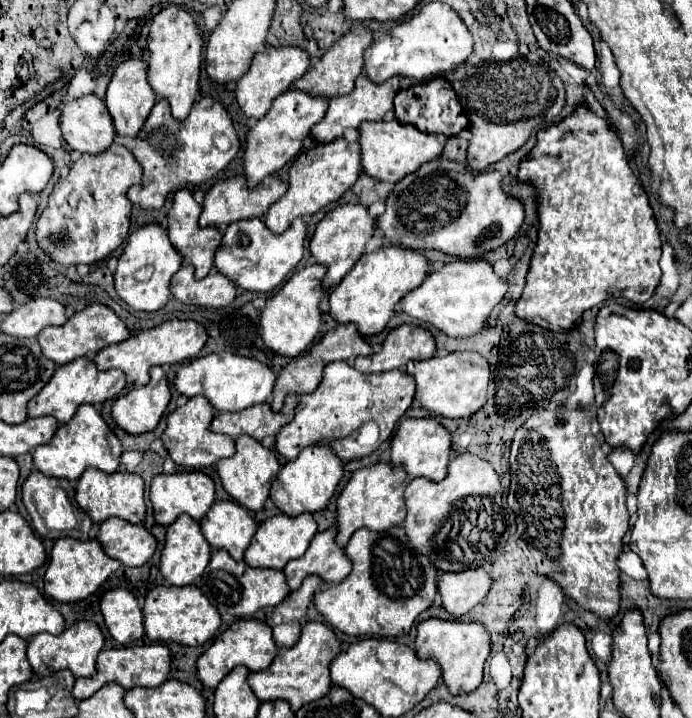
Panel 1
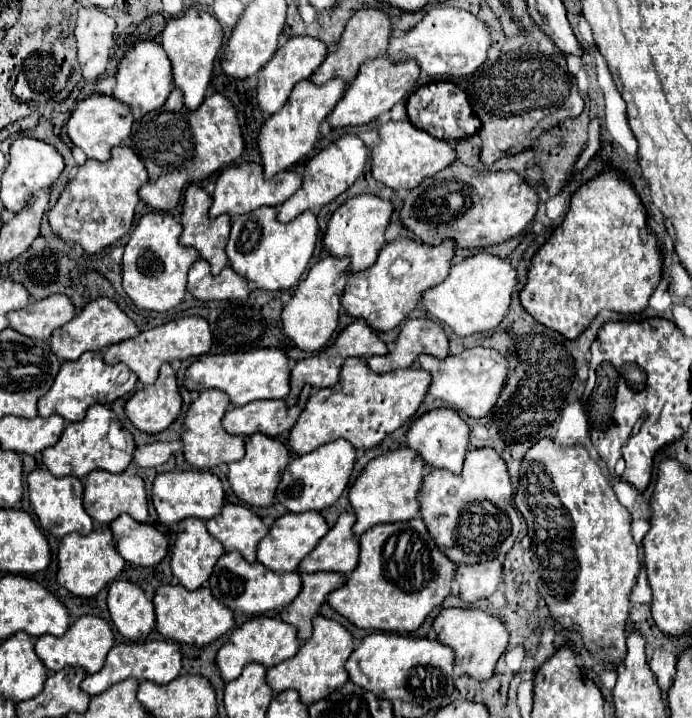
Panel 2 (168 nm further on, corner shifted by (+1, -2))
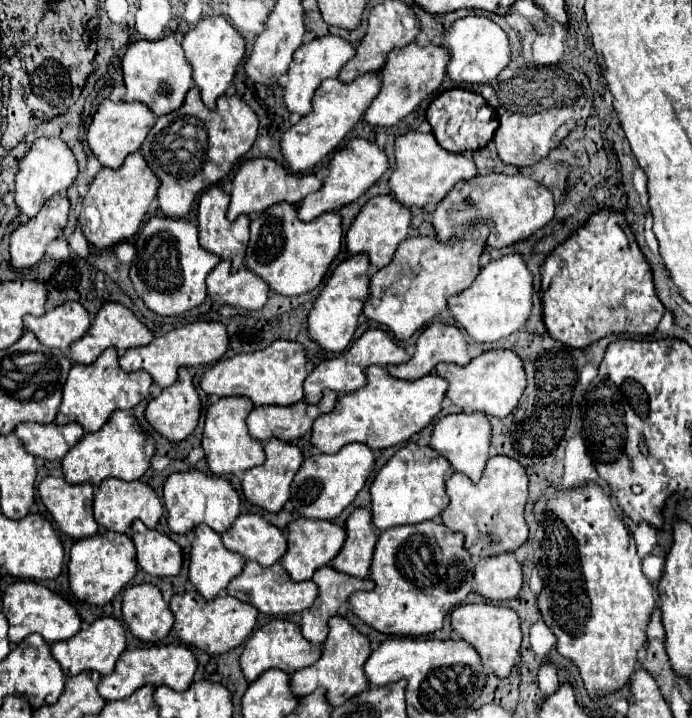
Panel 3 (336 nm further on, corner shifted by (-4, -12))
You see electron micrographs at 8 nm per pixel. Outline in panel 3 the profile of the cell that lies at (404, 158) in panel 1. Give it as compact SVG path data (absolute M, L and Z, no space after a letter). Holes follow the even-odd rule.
M409 132L395 138L395 170L389 178L389 188L393 198L403 206L423 208L427 204L437 204L459 180L469 180L475 174L473 158L441 148L431 132Z

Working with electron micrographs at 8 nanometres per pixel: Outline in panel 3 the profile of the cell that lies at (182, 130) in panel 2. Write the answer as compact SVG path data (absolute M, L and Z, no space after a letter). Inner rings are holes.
M191 88L187 92L187 98L185 98L185 102L183 102L183 106L179 110L171 112L169 116L157 118L155 126L149 130L149 136L141 144L139 152L143 154L149 168L155 172L155 176L161 182L159 192L157 192L161 212L165 216L169 216L169 218L185 218L189 214L197 194L211 188L211 186L215 186L217 182L221 182L235 168L235 164L241 160L241 156L253 146L255 136L257 136L257 126L259 126L259 122L257 122L255 112L241 98L237 98L237 96L221 96L217 100L217 108L207 110L201 104L197 88Z

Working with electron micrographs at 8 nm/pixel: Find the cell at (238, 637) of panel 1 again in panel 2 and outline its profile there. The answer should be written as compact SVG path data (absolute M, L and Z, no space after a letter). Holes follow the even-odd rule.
M254 616L252 620L244 622L238 630L234 630L234 634L230 636L230 642L226 642L218 656L216 656L216 664L222 672L222 678L226 682L236 680L242 674L242 668L250 662L260 662L266 668L276 666L278 662L284 662L292 656L296 656L296 652L300 650L300 642L296 636L296 628L292 624L286 624L278 618L270 618L270 616Z

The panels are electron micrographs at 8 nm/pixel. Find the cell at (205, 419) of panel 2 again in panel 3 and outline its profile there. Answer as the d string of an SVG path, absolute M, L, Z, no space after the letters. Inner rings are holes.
M237 396L217 400L211 404L205 412L205 428L203 428L203 438L201 438L201 448L205 450L205 460L215 476L225 476L225 474L235 474L235 472L245 472L265 460L263 444L251 440L247 428L245 428L245 416L253 404L249 400L237 400Z

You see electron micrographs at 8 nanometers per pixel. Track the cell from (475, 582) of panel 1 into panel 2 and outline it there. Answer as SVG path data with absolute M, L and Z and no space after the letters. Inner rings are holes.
M498 558L480 564L464 564L456 568L458 594L466 604L472 604L480 598L488 598L498 590L500 582L502 582L502 562Z

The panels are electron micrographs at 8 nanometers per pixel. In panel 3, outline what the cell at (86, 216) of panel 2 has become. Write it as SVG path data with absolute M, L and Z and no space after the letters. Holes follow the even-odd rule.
M139 152L129 154L123 166L117 170L101 168L89 186L87 196L83 198L83 208L87 208L87 222L81 224L81 228L85 238L99 250L133 238L141 226L143 216L147 214L149 204L157 194L157 188L157 176L145 164Z

